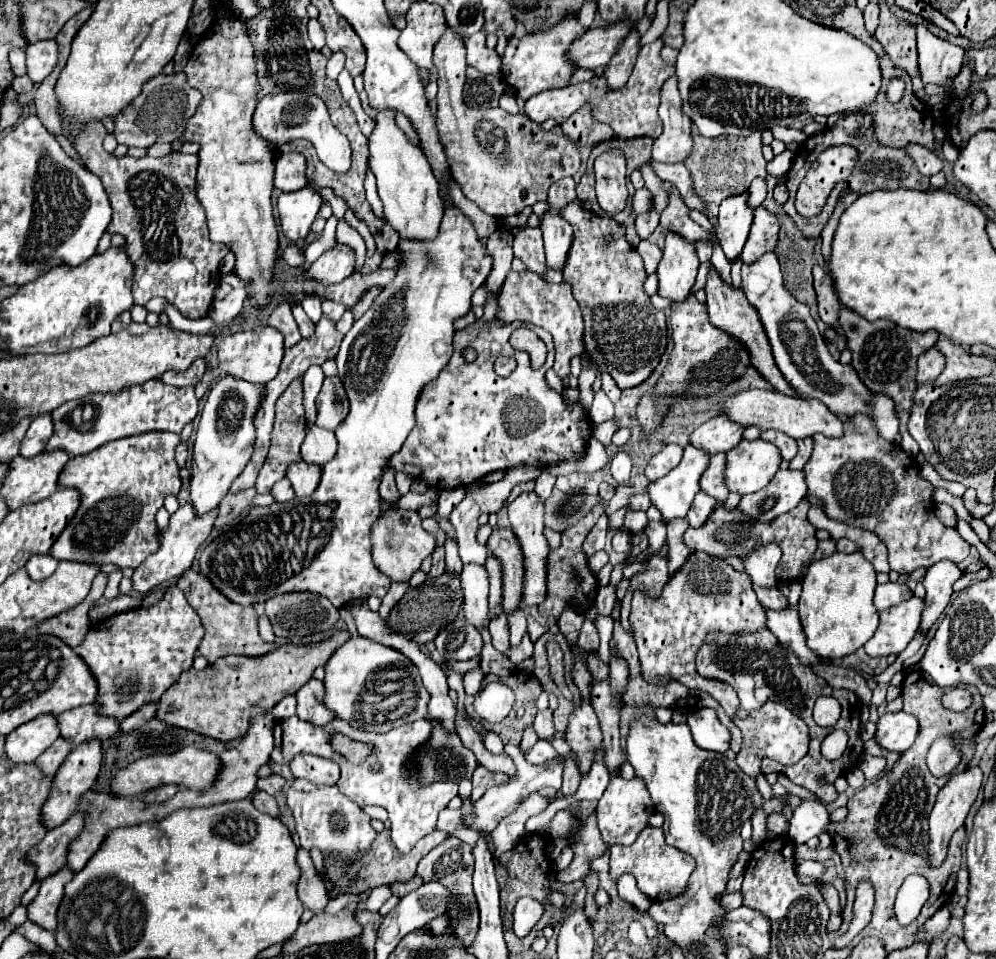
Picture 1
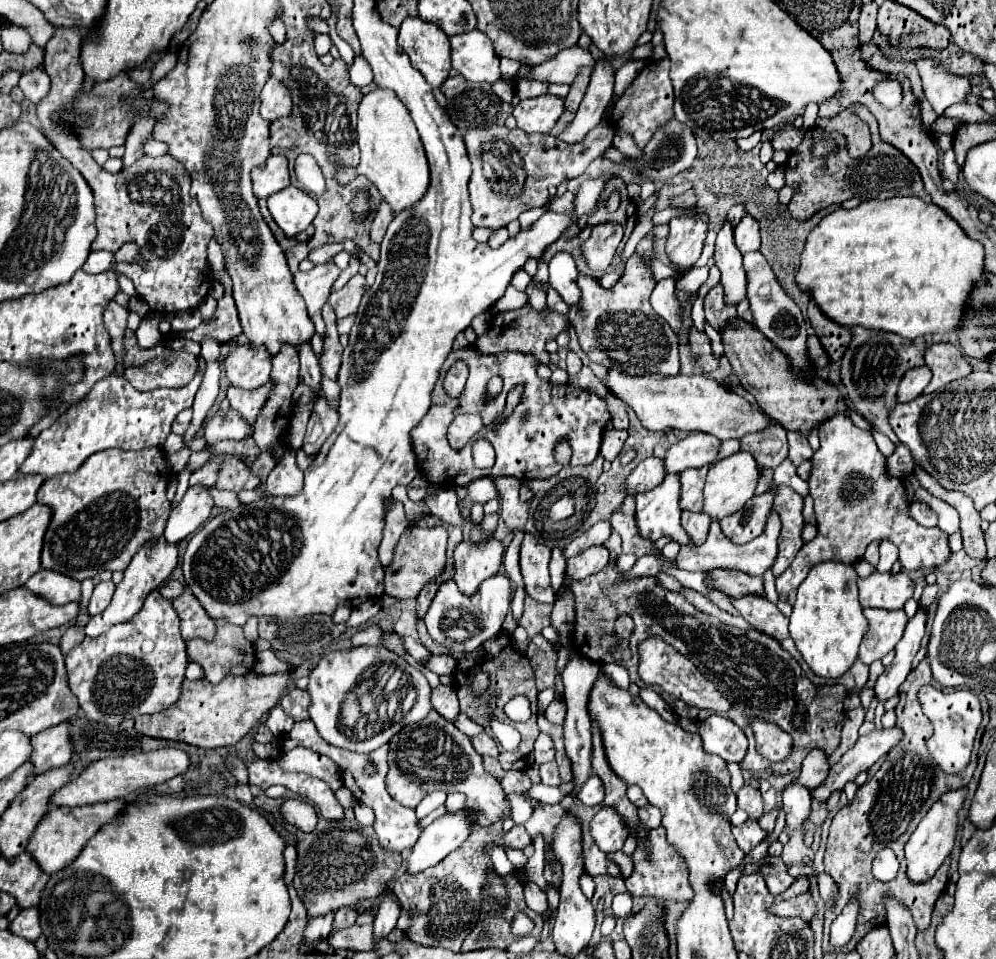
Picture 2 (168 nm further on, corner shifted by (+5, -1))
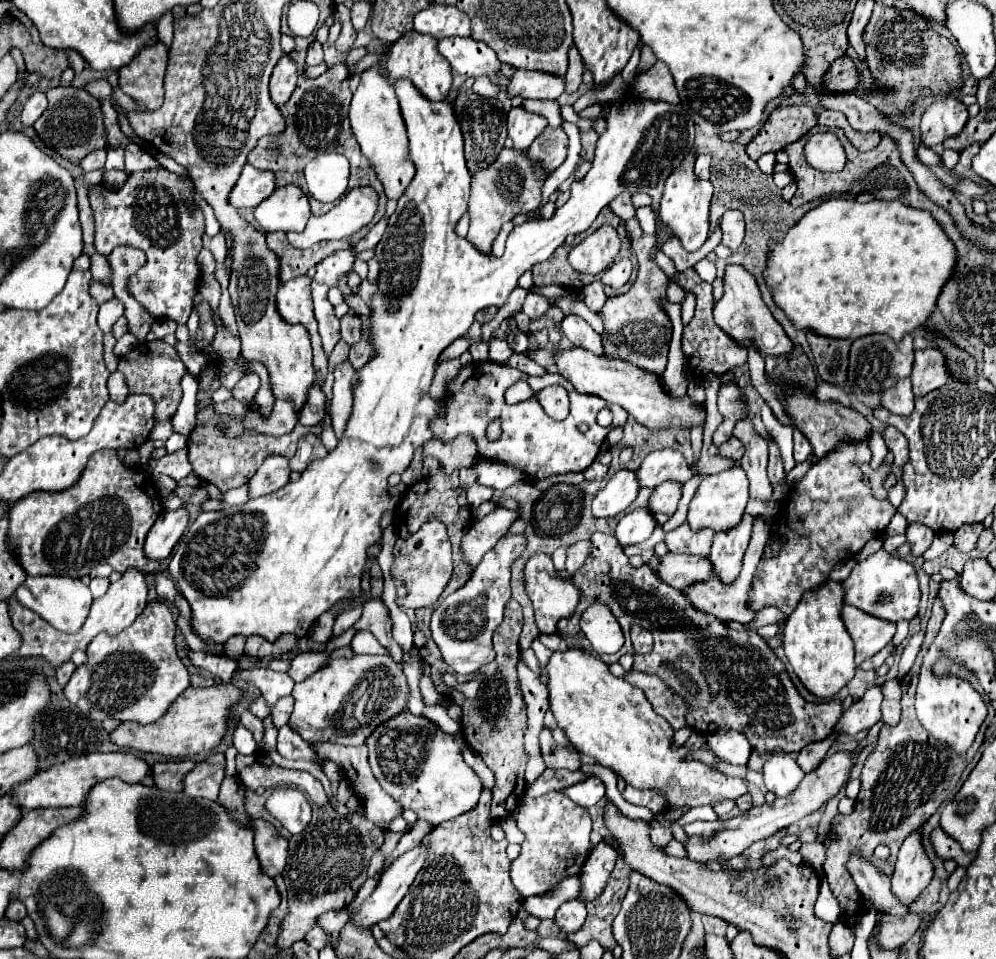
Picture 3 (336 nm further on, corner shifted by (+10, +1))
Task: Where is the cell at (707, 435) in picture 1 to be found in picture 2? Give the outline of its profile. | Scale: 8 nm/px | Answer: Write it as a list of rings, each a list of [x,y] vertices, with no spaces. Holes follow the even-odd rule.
[[[689,433],[685,439],[677,441],[675,445],[671,445],[663,457],[663,463],[665,463],[665,473],[671,475],[671,473],[681,473],[685,469],[699,469],[699,467],[705,467],[705,465],[711,465],[715,459],[717,459],[717,453],[719,453],[719,439],[709,435],[709,433]]]

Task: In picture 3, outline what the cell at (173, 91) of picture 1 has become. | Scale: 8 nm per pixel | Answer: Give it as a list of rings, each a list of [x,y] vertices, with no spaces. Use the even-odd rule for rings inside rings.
[[[84,87],[48,89],[48,109],[34,123],[34,129],[50,149],[74,163],[80,163],[90,151],[106,147],[106,129],[102,121],[100,101]]]

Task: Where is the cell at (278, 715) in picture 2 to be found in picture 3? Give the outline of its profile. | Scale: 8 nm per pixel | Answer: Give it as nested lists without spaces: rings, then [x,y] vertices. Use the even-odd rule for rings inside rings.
[[[284,725],[278,729],[278,753],[284,757],[284,759],[308,759],[308,761],[314,761],[318,765],[322,765],[322,761],[318,759],[318,755],[312,751],[310,743],[304,741],[298,731],[294,731],[290,725]]]

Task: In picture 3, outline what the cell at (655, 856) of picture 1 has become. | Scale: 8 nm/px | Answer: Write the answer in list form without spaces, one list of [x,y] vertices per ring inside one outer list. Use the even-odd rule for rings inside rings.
[[[664,825],[654,827],[654,829],[650,831],[650,839],[652,839],[652,843],[654,843],[656,847],[666,847],[666,845],[672,841],[672,831],[670,831],[670,827],[664,827]]]

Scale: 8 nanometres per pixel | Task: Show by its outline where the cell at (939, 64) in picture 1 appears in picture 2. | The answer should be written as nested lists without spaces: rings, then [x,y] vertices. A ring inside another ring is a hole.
[[[923,59],[917,61],[917,69],[923,81],[925,99],[931,103],[935,113],[941,117],[947,107],[955,103],[965,103],[971,93],[969,79],[947,73],[943,67],[937,67],[933,61]]]

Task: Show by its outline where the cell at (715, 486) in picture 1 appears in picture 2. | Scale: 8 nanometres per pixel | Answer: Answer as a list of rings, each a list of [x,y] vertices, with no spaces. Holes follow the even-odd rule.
[[[709,467],[701,469],[685,469],[679,473],[681,481],[681,509],[683,511],[701,511],[703,507],[703,485]]]

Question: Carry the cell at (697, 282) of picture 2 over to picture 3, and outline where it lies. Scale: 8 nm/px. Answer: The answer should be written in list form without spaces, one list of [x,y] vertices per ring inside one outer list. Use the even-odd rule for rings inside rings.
[[[706,258],[702,259],[702,261],[699,261],[695,266],[694,269],[700,276],[700,278],[703,281],[706,281],[708,283],[712,283],[717,275],[716,275],[716,267],[715,264]]]

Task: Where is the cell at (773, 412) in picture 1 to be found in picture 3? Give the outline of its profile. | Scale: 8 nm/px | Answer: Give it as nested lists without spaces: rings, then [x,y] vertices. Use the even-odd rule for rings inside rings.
[[[580,347],[560,351],[556,355],[556,365],[558,373],[568,379],[576,387],[576,391],[600,395],[608,403],[622,405],[638,423],[648,429],[692,429],[704,425],[706,421],[706,405],[692,405],[692,399],[688,395],[678,397],[668,393],[654,371],[640,369],[620,359],[592,355],[590,351]]]

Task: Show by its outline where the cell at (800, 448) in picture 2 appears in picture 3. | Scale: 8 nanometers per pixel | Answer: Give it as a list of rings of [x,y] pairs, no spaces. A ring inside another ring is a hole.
[[[794,429],[794,459],[796,459],[796,463],[806,461],[810,455],[812,455],[812,447],[810,447],[808,439],[798,429]]]

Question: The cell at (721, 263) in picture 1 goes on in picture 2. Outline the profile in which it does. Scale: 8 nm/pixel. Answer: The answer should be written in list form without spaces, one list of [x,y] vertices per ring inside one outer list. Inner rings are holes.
[[[721,285],[713,287],[705,295],[705,317],[707,317],[707,323],[717,331],[725,329],[725,325],[737,317],[737,309],[733,305],[725,305]]]

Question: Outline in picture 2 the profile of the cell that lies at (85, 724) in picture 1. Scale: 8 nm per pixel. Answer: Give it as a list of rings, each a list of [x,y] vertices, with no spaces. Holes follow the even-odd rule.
[[[65,721],[61,725],[55,725],[51,729],[37,733],[31,739],[33,751],[31,751],[29,761],[33,763],[33,777],[69,763],[69,759],[73,755],[73,745],[69,743],[67,729],[69,729],[69,725]]]

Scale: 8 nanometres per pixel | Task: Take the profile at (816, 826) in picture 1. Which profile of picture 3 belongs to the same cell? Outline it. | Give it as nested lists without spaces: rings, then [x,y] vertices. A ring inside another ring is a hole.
[[[772,753],[764,765],[764,783],[768,791],[776,797],[790,797],[800,781],[804,779],[804,771],[798,767],[796,759],[786,753]]]

